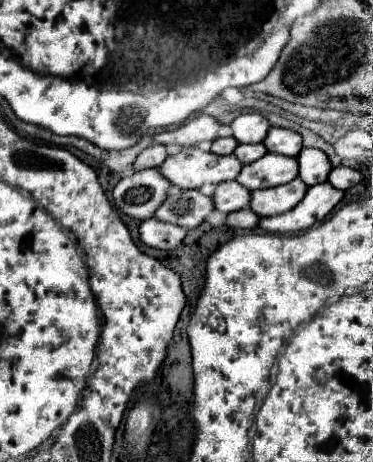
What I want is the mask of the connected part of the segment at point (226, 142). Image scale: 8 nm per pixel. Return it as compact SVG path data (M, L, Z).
M216 138L216 140L212 142L212 148L210 148L210 150L212 150L214 154L226 156L226 154L232 154L236 146L238 146L238 142L236 142L234 138Z

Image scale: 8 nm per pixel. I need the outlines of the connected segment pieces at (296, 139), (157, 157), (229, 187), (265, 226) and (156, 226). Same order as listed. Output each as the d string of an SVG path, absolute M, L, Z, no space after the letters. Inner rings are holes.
M270 128L264 140L264 146L268 152L296 158L302 150L302 136L288 128Z
M152 144L146 150L138 154L134 160L132 170L146 170L146 168L158 168L166 160L166 146L162 144Z
M236 180L230 182L220 182L214 190L214 208L230 214L242 208L248 208L250 204L250 190L246 190L242 184L238 184Z
M328 182L314 184L312 188L308 188L302 202L294 206L294 210L288 210L286 214L274 218L260 218L258 226L266 232L276 232L276 234L294 234L306 230L312 224L324 220L326 214L330 214L332 208L342 200L342 196L344 192L336 190Z
M156 218L144 220L140 224L140 240L150 246L150 248L158 248L158 250L174 250L176 246L182 244L186 236L186 230L176 226L176 224L166 224L160 222Z

